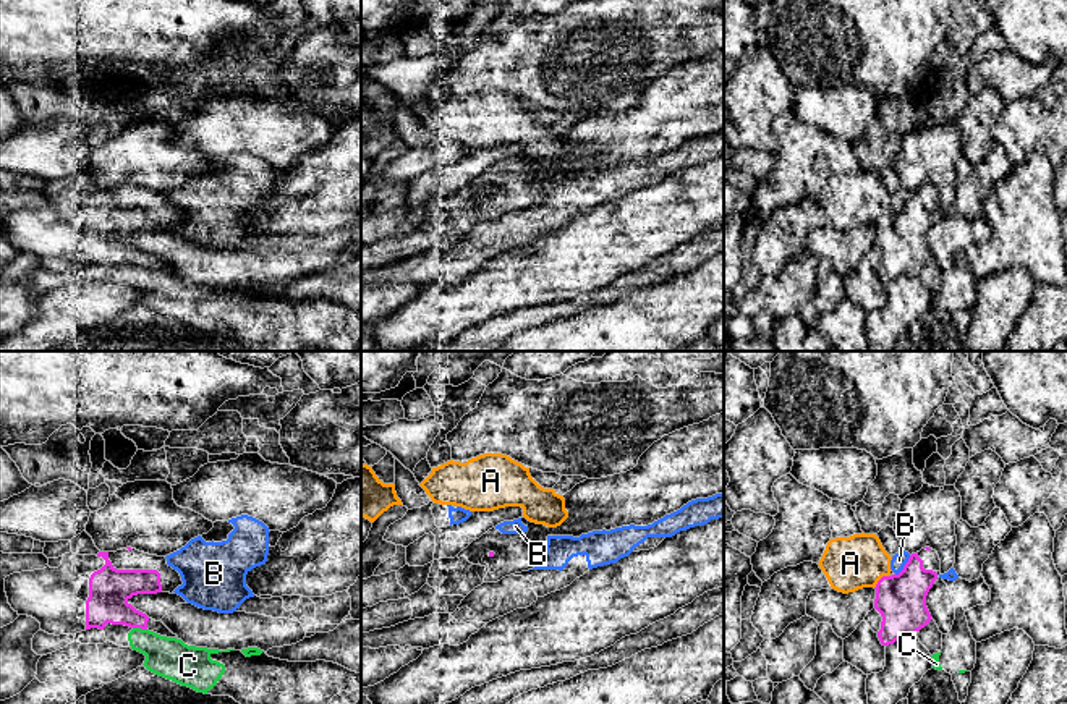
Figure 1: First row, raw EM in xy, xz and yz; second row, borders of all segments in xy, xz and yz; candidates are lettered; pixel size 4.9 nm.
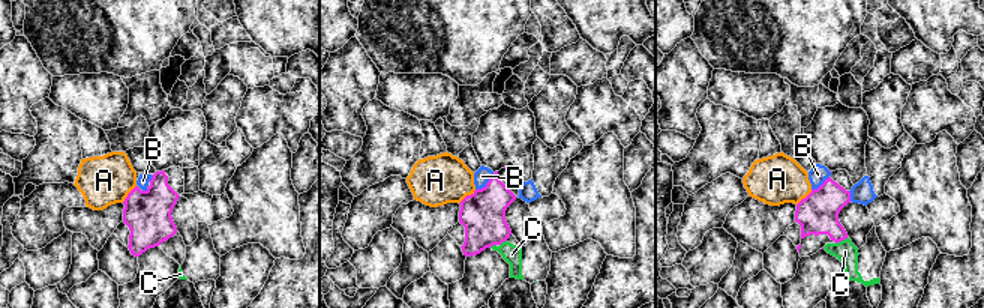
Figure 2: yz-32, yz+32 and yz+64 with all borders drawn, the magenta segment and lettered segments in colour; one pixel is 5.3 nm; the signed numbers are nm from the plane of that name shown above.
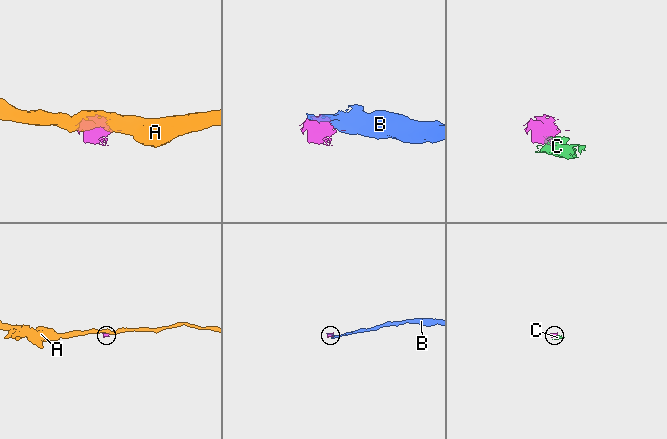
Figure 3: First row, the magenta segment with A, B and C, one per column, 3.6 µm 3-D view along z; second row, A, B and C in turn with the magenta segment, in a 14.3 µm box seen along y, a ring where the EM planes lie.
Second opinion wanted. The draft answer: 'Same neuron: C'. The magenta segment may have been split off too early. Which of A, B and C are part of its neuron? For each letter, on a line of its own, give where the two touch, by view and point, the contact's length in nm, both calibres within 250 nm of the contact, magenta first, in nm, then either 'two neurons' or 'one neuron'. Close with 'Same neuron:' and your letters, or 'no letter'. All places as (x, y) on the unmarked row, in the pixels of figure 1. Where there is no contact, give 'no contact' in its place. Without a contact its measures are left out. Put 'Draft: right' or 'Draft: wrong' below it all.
A: meets magenta in yz at (879, 217); contact 100 nm long; 260 nm thick on the magenta side, 260 nm on the other; two neurons
B: meets magenta in yz at (905, 203); contact 130 nm long; 260 nm thick on the magenta side, 70 nm on the other; two neurons
C: meets magenta in xy at (140, 264); contact 70 nm long; 200 nm thick on the magenta side, 200 nm on the other; two neurons
Same neuron: no letter
Draft: wrong

